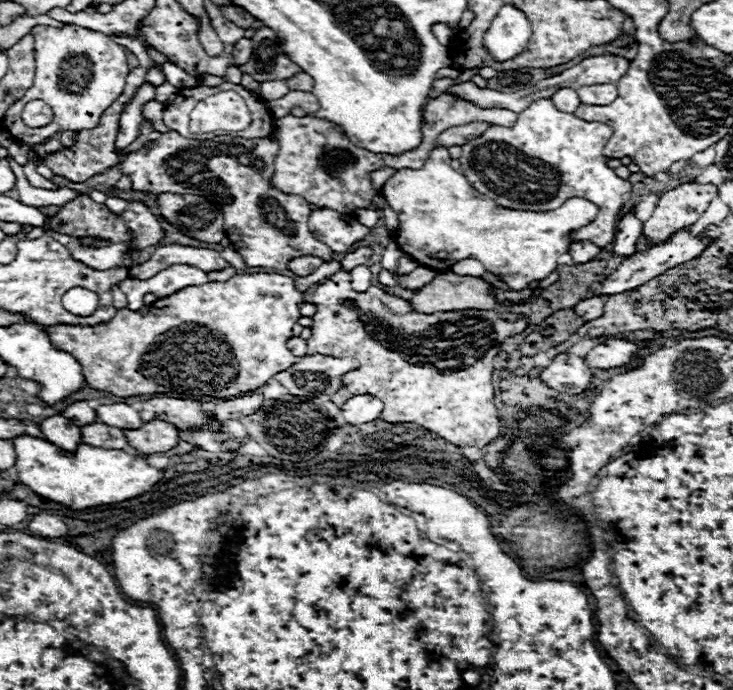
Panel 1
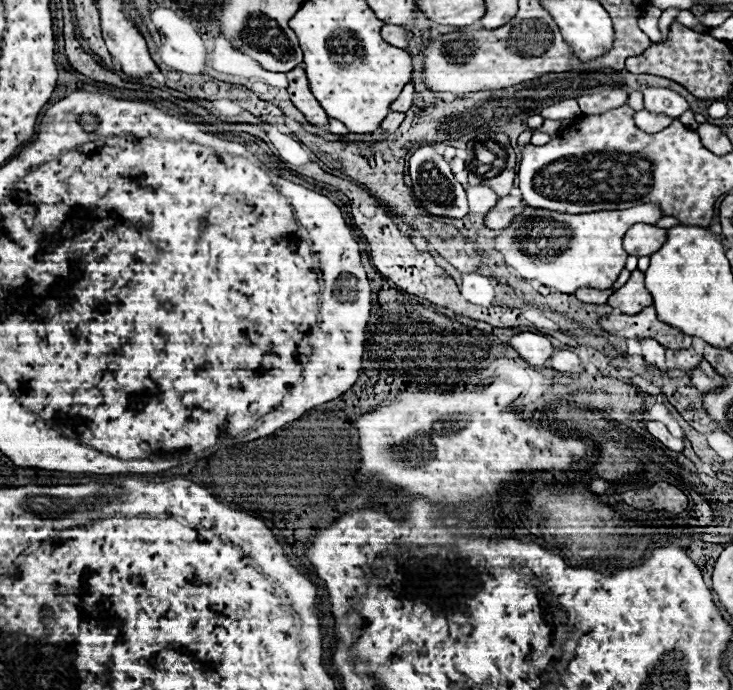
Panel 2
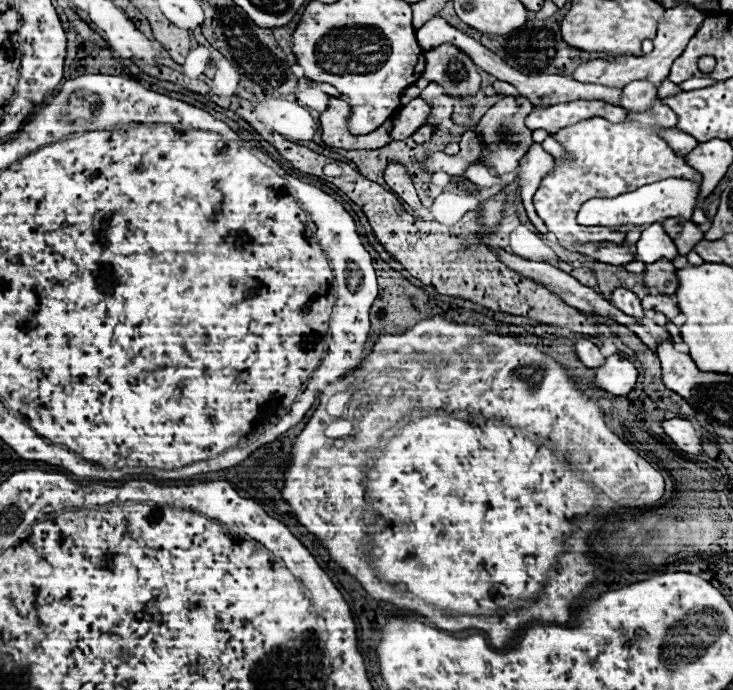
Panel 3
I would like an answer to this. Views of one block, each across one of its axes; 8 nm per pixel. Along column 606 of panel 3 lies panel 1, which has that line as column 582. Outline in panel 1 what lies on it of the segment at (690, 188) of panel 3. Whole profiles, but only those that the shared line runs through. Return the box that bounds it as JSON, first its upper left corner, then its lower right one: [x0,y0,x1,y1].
[382,146,596,290]

